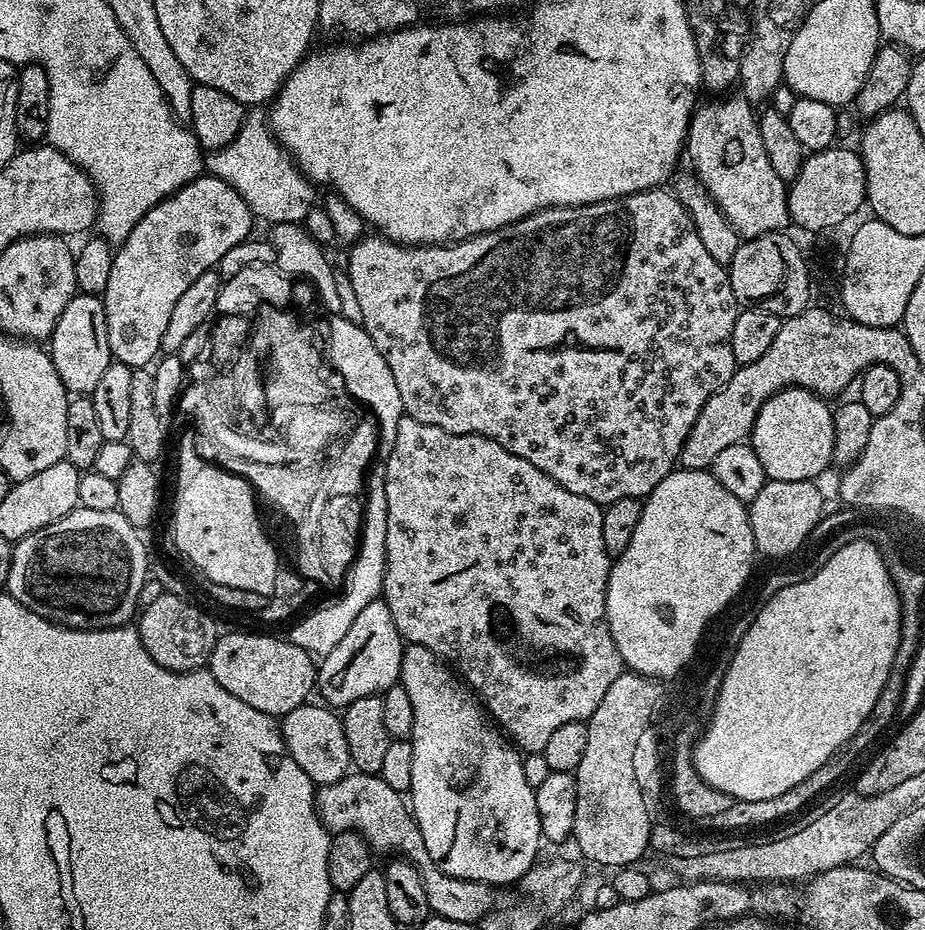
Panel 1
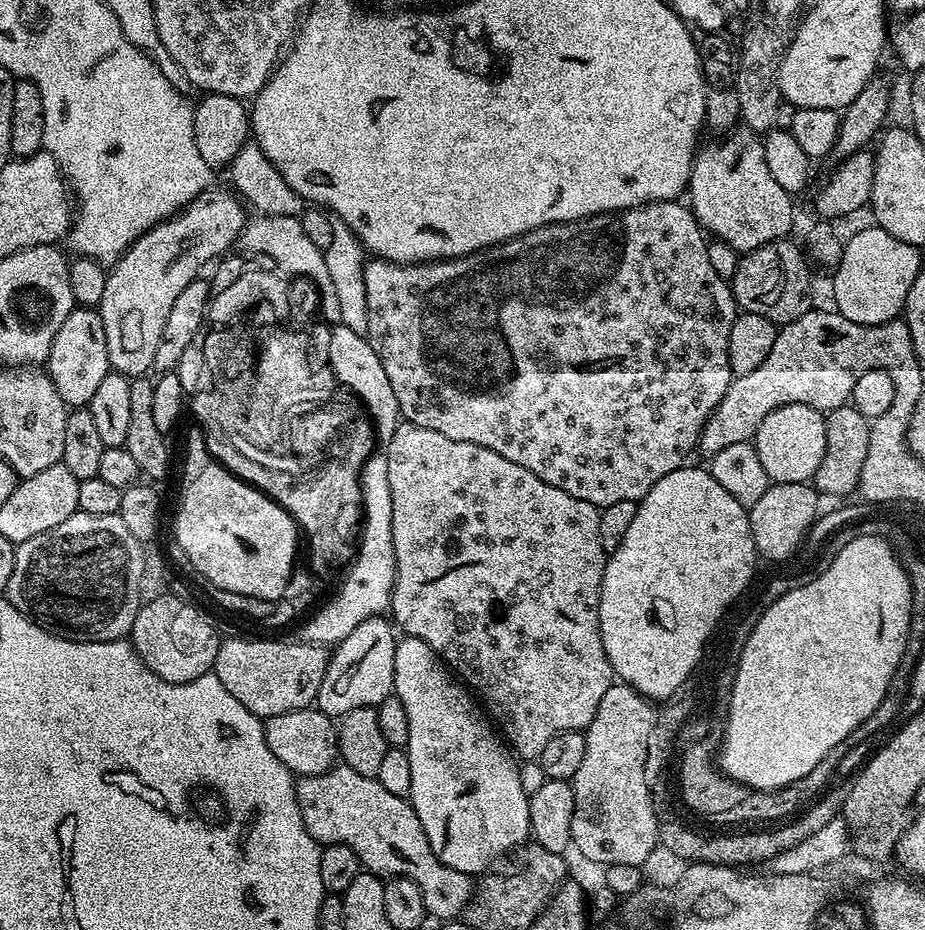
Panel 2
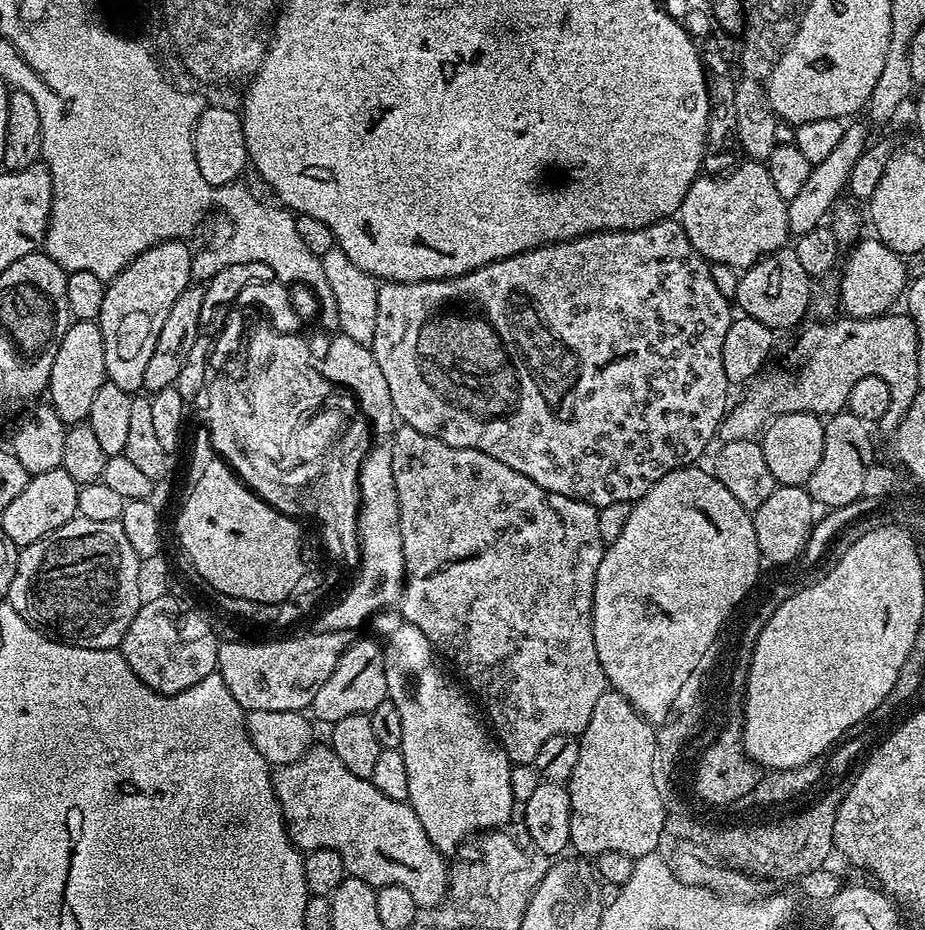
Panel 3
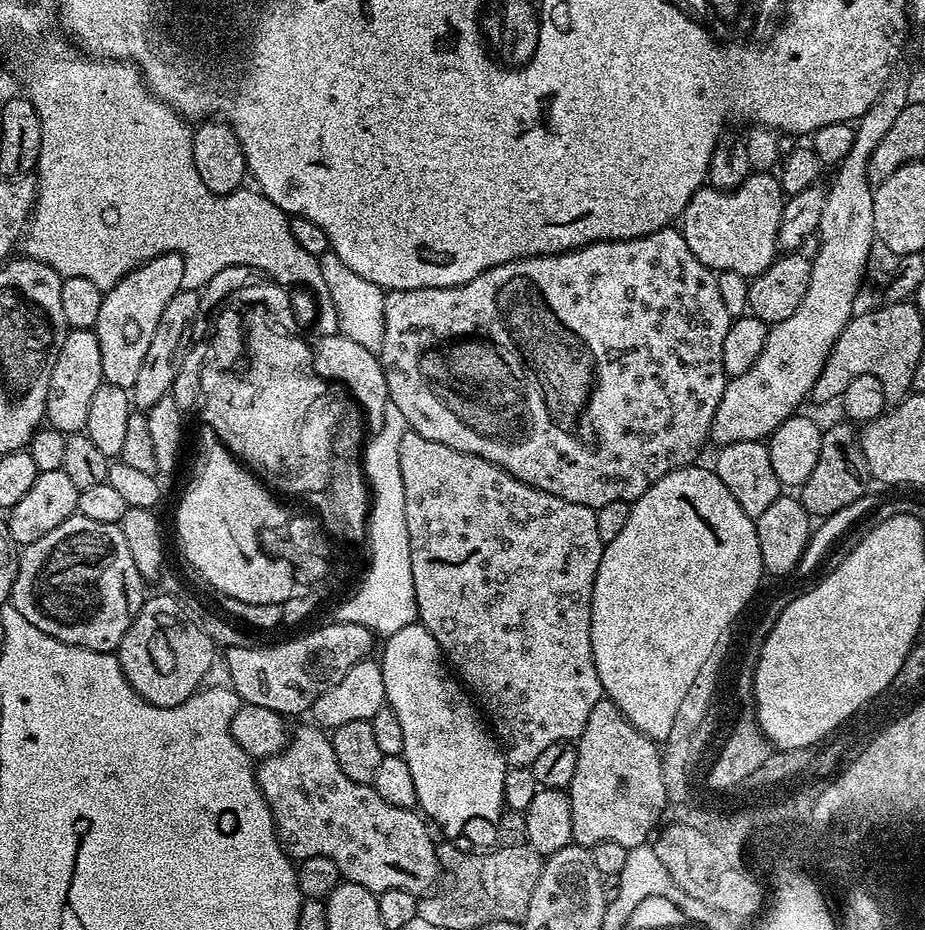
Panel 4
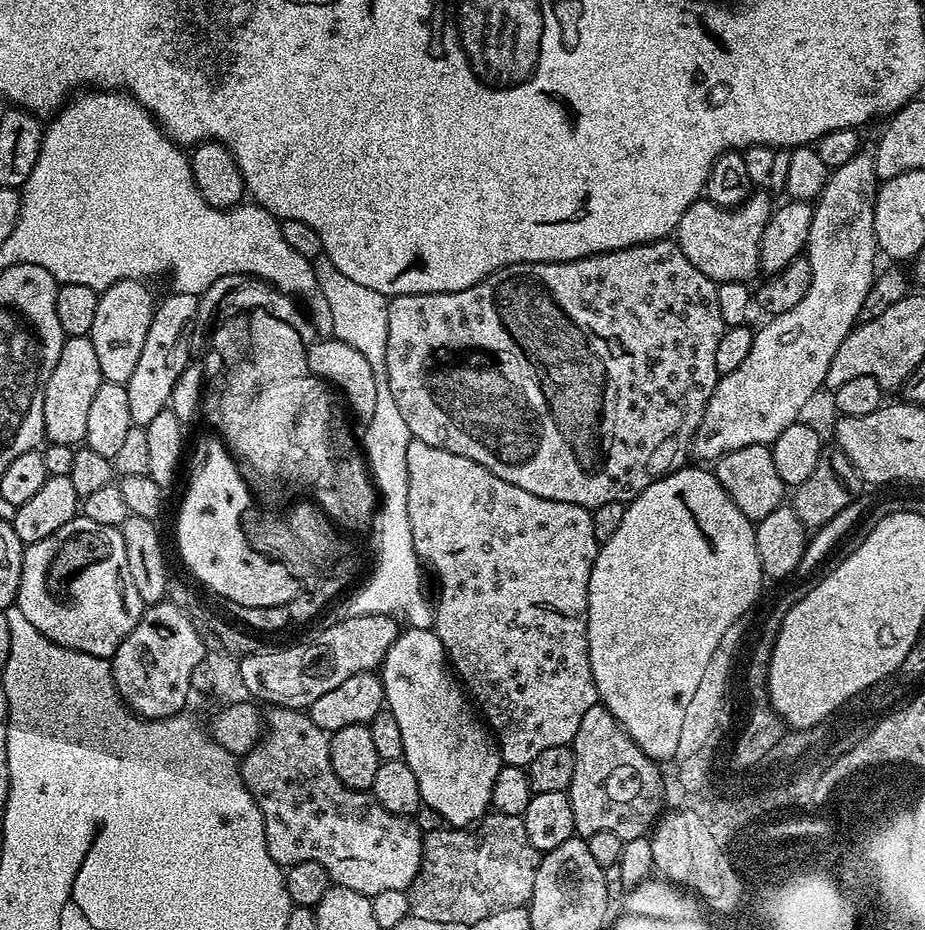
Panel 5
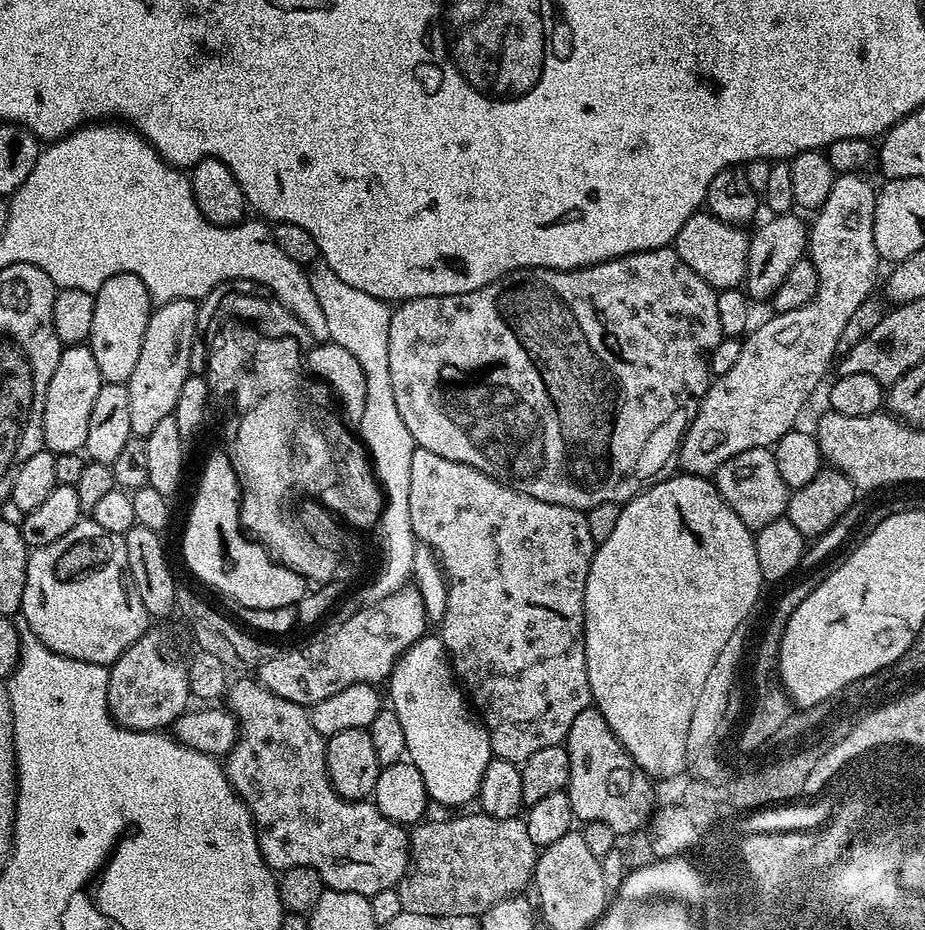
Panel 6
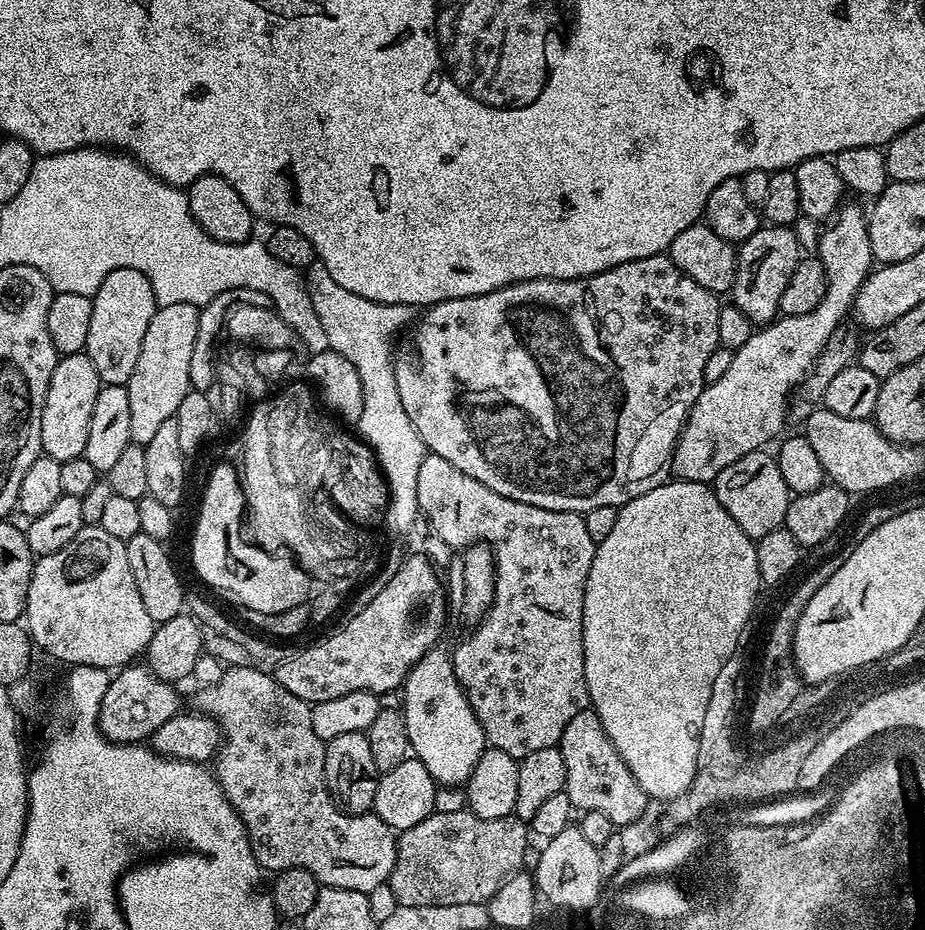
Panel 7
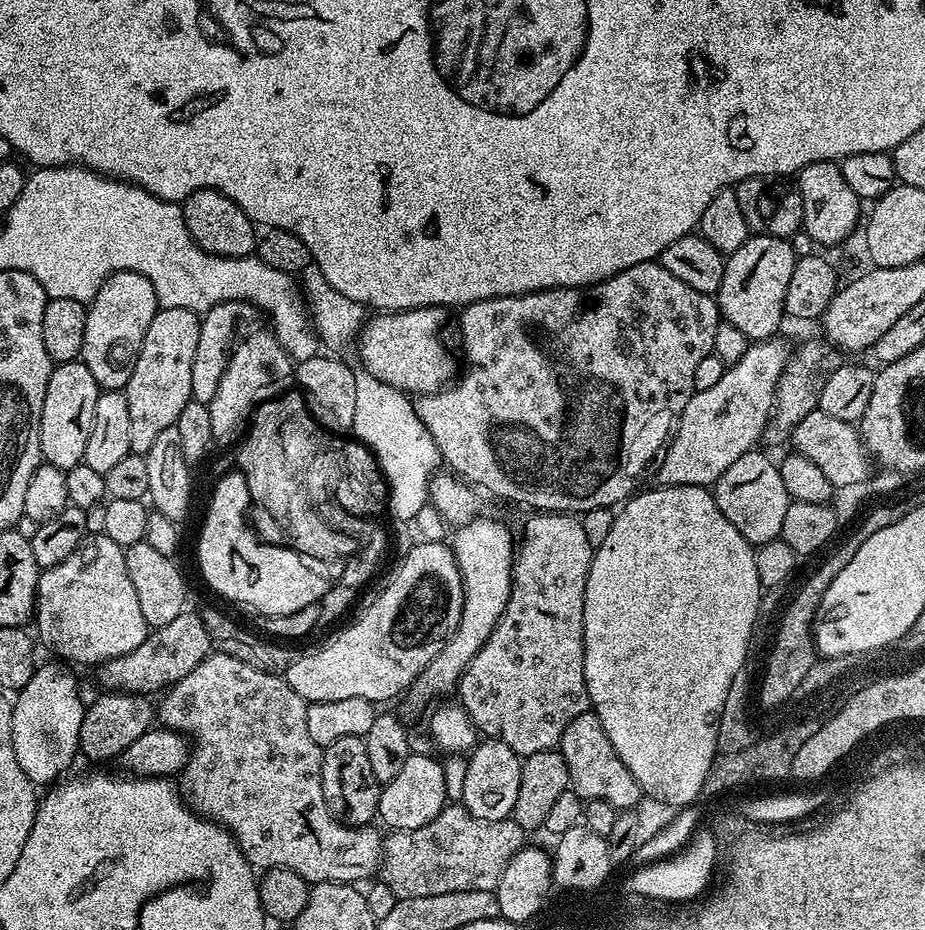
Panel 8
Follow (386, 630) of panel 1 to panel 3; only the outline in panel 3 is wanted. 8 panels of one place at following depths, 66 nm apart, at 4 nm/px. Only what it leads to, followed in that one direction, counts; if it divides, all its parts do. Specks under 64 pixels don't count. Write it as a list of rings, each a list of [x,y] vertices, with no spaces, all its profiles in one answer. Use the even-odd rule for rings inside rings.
[[[356,638],[348,645],[334,674],[330,674],[330,678],[322,682],[318,694],[314,694],[310,712],[317,721],[320,719],[325,726],[331,726],[342,718],[350,718],[350,714],[370,714],[378,702],[386,699],[387,694],[383,647],[372,640]]]

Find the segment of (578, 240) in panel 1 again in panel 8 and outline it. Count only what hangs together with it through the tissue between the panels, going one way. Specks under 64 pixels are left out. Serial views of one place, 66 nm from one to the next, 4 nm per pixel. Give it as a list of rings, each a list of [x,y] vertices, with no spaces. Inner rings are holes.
[[[656,260],[638,262],[638,266],[630,266],[601,284],[589,284],[587,288],[547,288],[541,292],[528,292],[525,296],[499,296],[463,305],[461,312],[464,313],[460,316],[460,344],[464,347],[464,360],[468,365],[465,368],[463,365],[462,375],[451,386],[421,395],[415,401],[418,418],[422,418],[426,430],[430,430],[441,461],[449,464],[455,475],[477,489],[485,488],[504,500],[532,508],[528,510],[561,514],[583,514],[620,506],[637,491],[635,480],[647,470],[652,459],[655,461],[661,455],[686,402],[690,402],[696,391],[694,370],[702,358],[713,355],[714,334],[718,334],[722,322],[720,307],[712,296],[694,290],[694,286],[686,286],[686,282],[674,278],[674,274]]]

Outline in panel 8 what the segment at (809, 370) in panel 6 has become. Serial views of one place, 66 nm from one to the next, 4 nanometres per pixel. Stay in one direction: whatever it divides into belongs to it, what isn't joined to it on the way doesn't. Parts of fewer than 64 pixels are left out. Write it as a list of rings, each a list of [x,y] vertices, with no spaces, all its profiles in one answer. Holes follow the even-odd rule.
[[[780,339],[757,340],[749,343],[746,354],[742,354],[742,362],[727,365],[722,378],[718,378],[716,385],[710,386],[710,390],[693,392],[690,402],[686,402],[680,419],[676,422],[665,452],[661,455],[657,480],[659,485],[663,487],[670,485],[711,487],[731,463],[736,462],[742,454],[753,451],[761,443],[764,428],[772,415],[775,388],[778,386],[779,376],[783,374],[790,357],[787,342]]]

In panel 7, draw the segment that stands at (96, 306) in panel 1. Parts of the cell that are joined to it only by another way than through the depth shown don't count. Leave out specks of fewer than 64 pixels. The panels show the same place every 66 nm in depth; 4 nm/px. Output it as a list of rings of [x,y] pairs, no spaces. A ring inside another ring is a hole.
[[[84,352],[60,356],[54,366],[54,374],[50,374],[50,386],[46,390],[46,402],[42,406],[42,442],[43,455],[61,462],[73,460],[84,454],[86,450],[86,434],[90,434],[90,414],[94,414],[94,398],[98,398],[101,390],[98,370],[94,370],[94,362]]]

